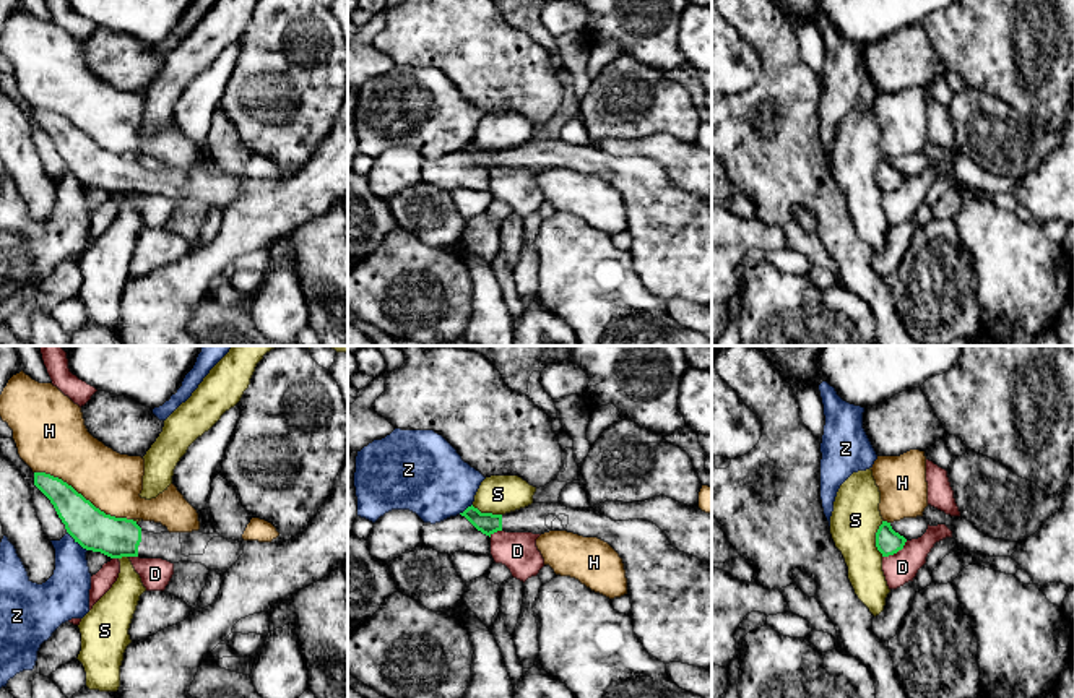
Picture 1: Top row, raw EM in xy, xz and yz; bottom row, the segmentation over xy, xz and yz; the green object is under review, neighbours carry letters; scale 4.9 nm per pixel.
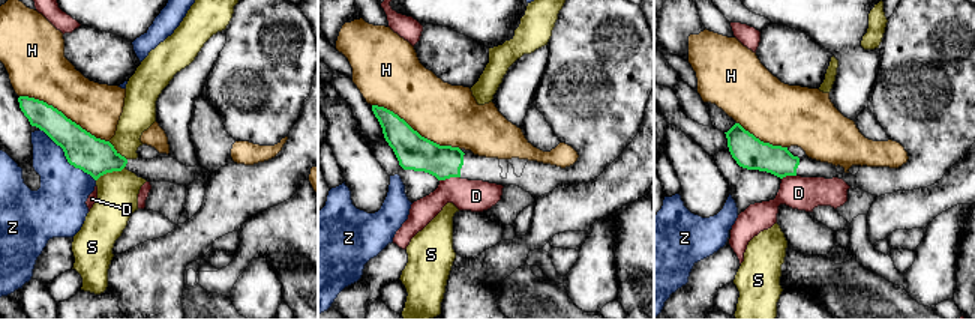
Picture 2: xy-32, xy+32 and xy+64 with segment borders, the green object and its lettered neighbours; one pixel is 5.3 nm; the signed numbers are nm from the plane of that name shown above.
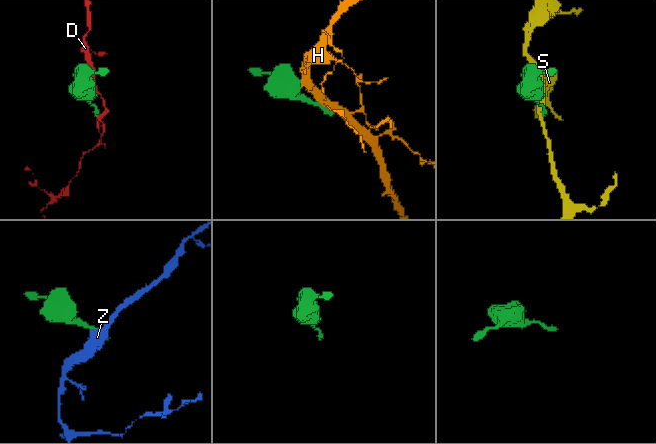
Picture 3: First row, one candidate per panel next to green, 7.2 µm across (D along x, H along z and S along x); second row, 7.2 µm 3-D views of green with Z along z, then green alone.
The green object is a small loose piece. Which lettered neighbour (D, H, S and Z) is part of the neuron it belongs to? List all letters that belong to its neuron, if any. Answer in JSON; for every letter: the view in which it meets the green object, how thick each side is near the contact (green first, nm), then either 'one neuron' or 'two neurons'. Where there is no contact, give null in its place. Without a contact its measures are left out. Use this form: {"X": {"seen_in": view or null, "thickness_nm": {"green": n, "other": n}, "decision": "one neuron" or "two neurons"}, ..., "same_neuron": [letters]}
{"D": {"seen_in": "yz", "thickness_nm": {"green": 120, "other": 160}, "decision": "two neurons"}, "H": {"seen_in": "xy", "thickness_nm": {"green": 200, "other": 300}, "decision": "two neurons"}, "S": {"seen_in": "yz", "thickness_nm": {"green": 120, "other": 240}, "decision": "two neurons"}, "Z": {"seen_in": "xy", "thickness_nm": {"green": 200, "other": 220}, "decision": "two neurons"}, "same_neuron": []}

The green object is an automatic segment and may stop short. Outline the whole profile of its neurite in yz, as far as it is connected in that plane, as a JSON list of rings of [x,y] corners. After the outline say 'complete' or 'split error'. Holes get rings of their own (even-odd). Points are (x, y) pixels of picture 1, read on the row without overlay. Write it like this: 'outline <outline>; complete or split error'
outline [[[882,157],[876,169],[876,183],[882,190],[882,193],[889,193],[903,185],[907,175],[895,169],[890,159]]]; complete

